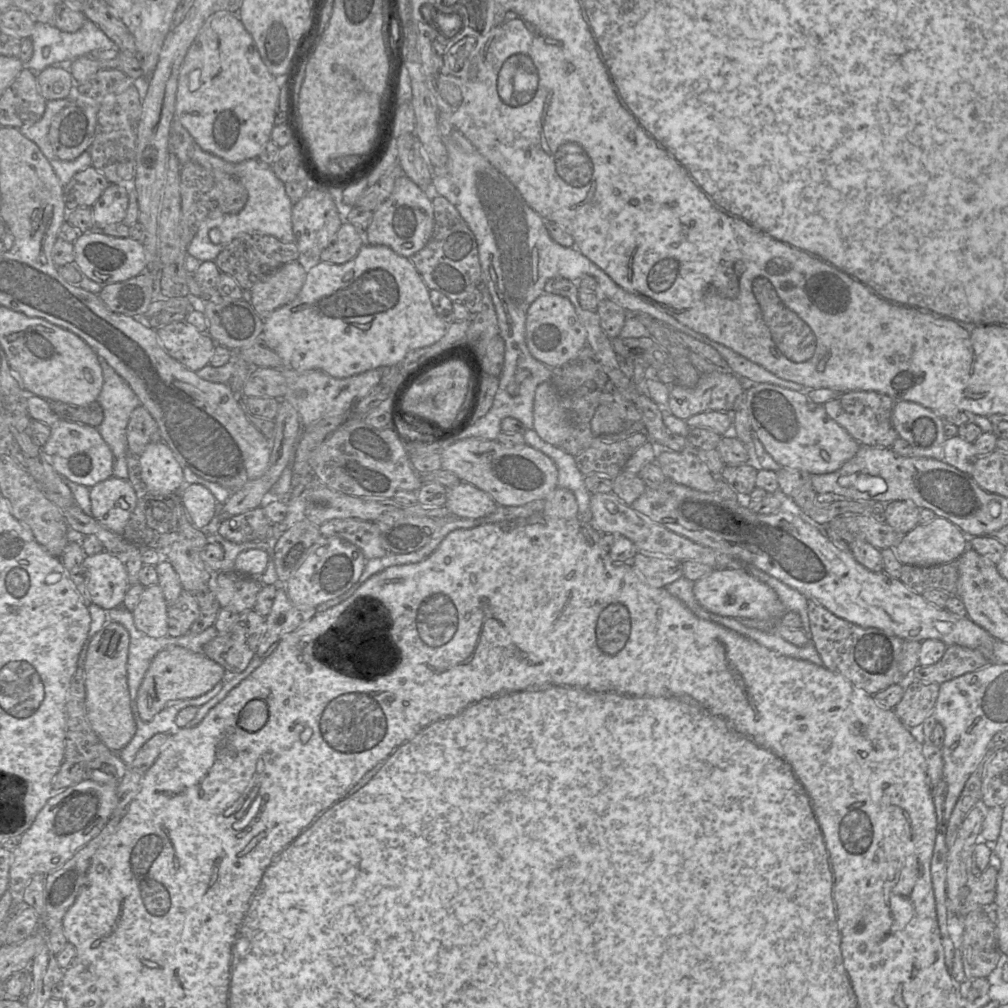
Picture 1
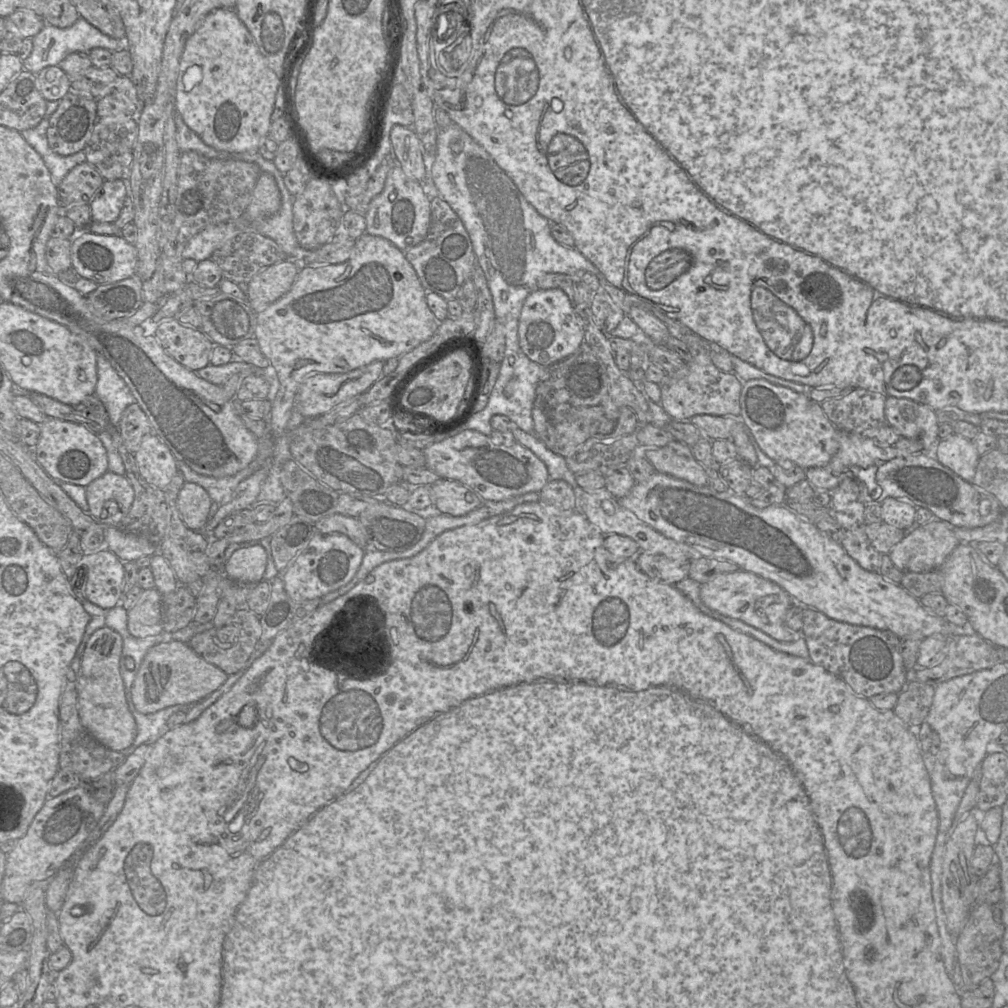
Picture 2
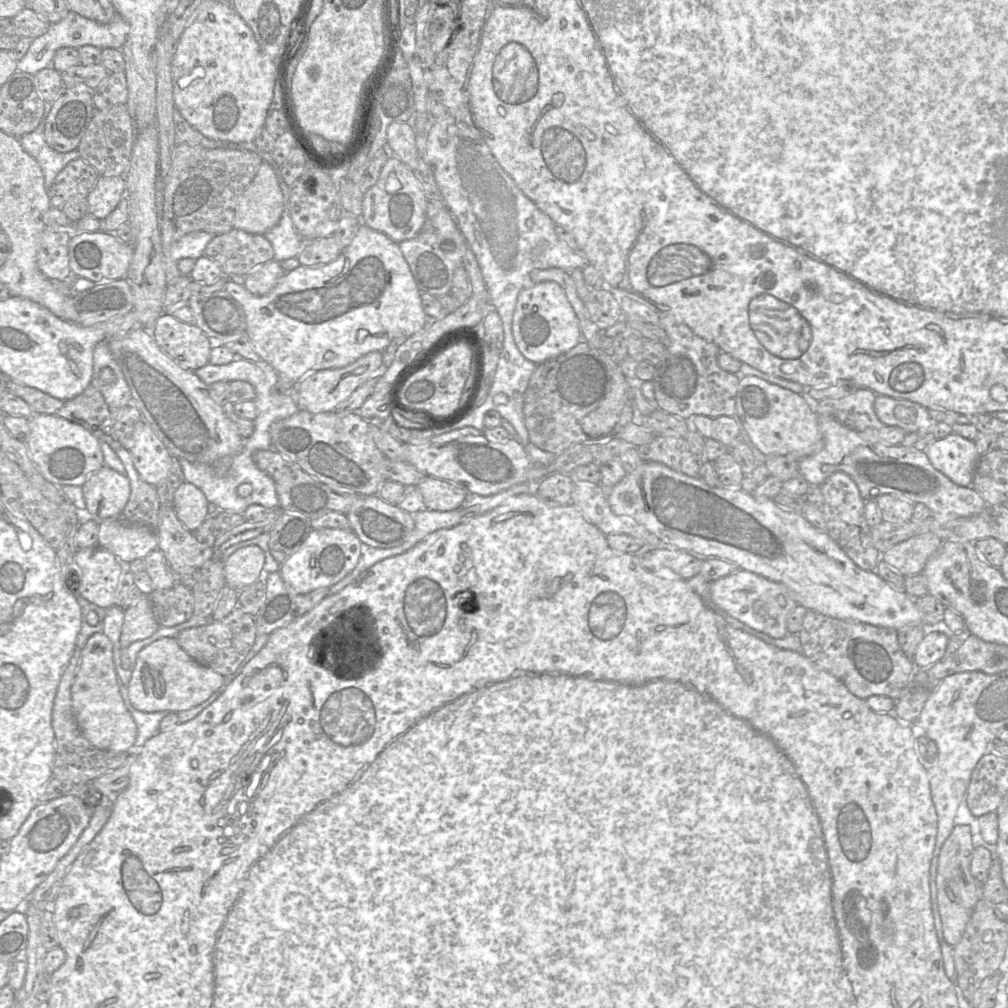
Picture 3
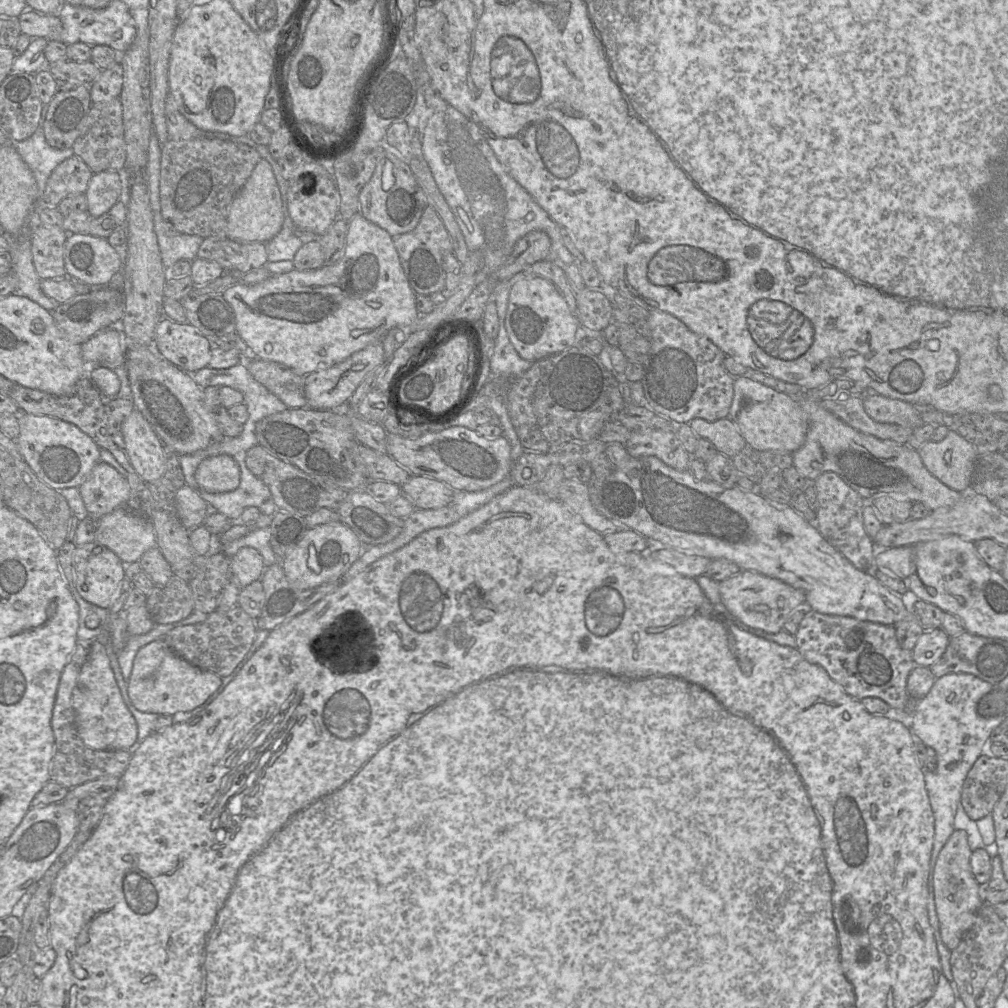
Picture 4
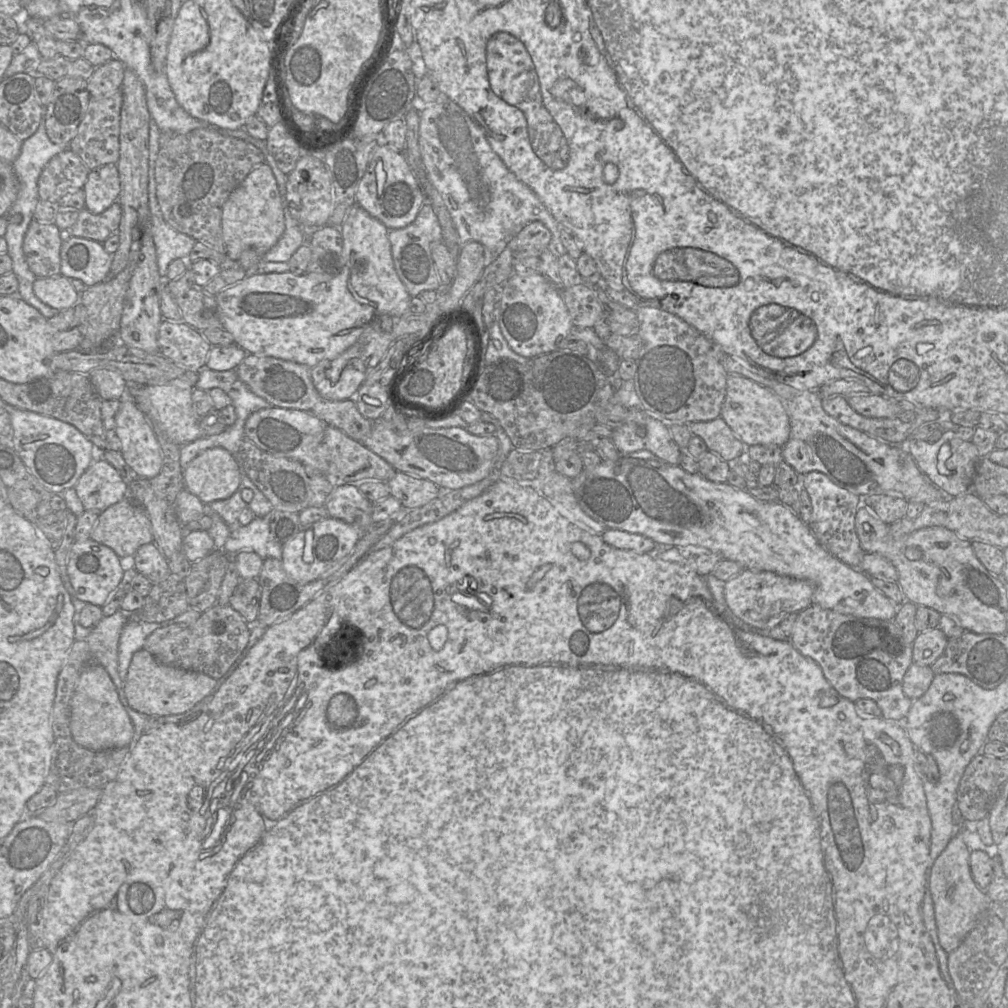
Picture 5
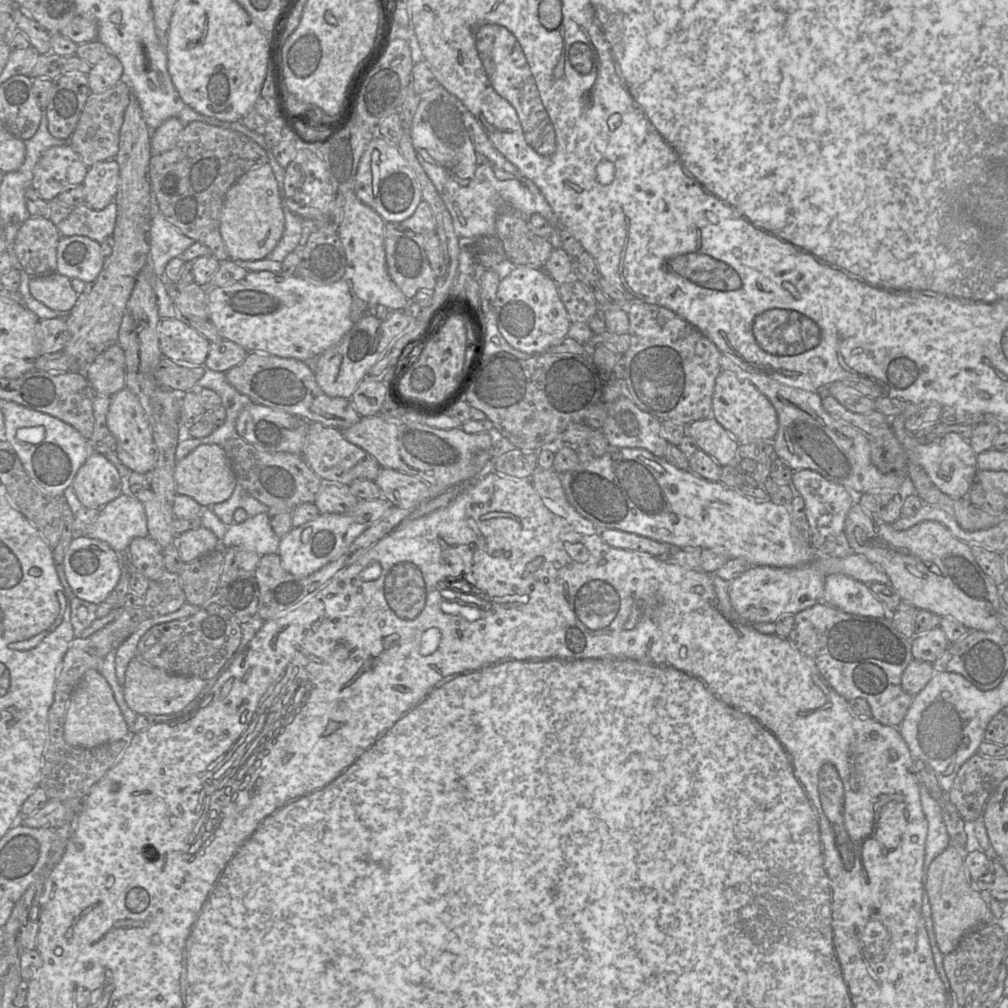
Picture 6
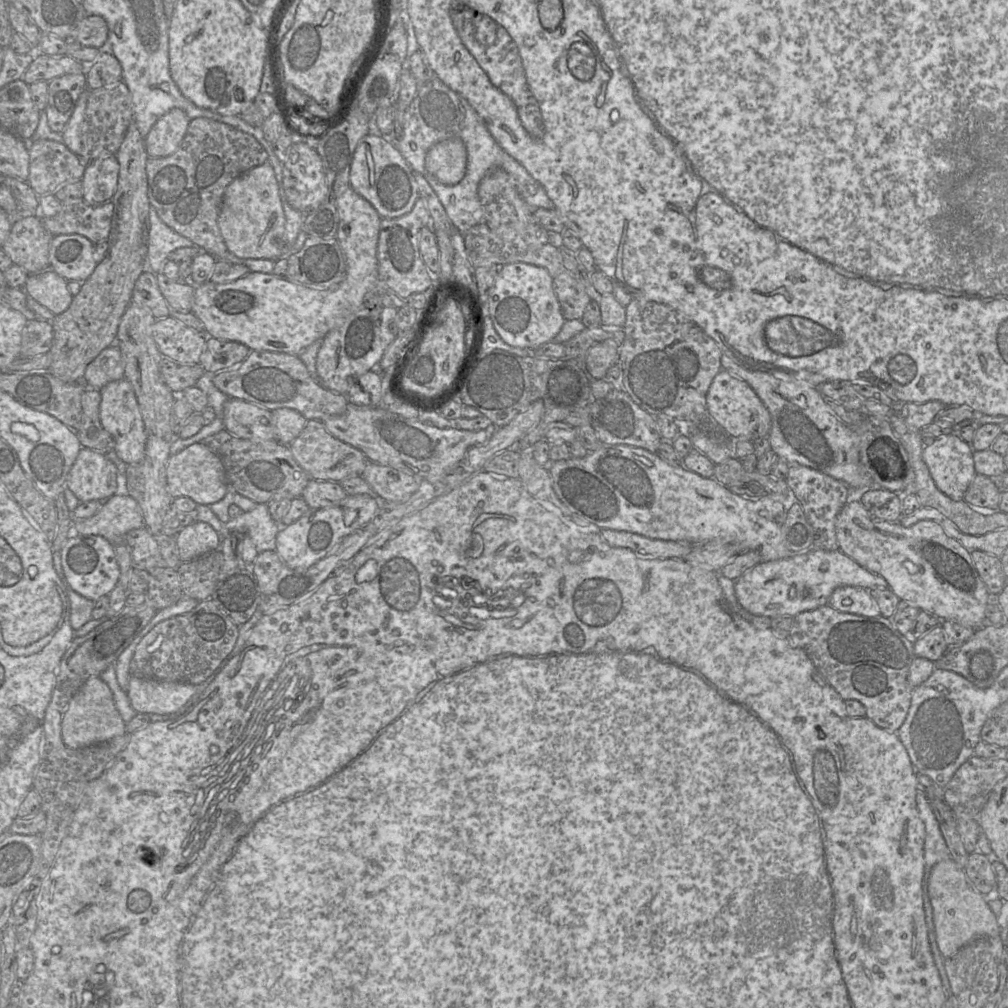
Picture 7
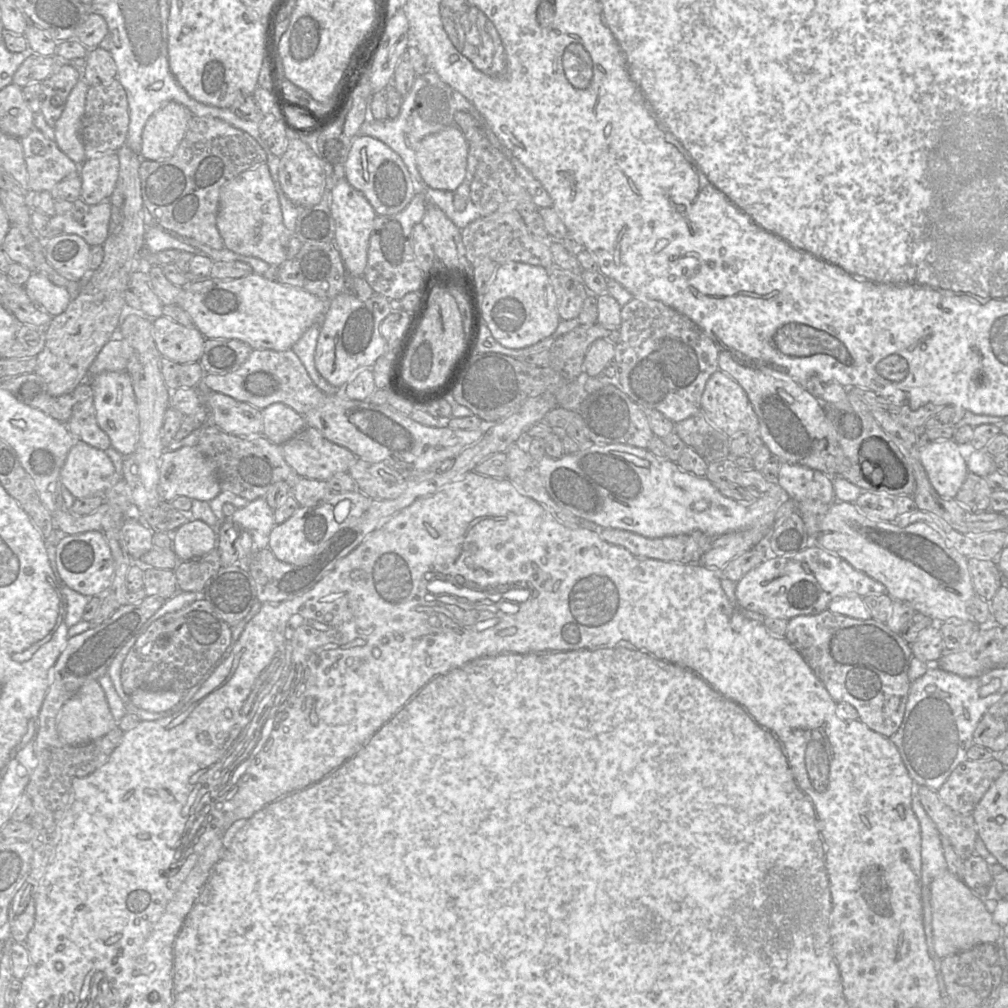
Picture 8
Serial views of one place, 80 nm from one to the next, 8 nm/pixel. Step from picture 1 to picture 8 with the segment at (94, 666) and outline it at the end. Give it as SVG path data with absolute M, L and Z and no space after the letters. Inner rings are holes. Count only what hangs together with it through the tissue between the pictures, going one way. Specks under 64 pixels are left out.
M96 680L85 683L63 705L57 717L59 737L70 746L79 746L98 739L116 726L117 722L113 718L104 690Z

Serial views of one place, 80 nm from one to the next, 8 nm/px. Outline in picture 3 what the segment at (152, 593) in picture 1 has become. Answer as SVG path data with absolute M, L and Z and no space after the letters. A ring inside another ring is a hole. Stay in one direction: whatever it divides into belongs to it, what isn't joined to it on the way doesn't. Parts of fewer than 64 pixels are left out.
M142 595L137 602L124 611L120 647L126 649L133 642L151 637L159 627L148 595Z

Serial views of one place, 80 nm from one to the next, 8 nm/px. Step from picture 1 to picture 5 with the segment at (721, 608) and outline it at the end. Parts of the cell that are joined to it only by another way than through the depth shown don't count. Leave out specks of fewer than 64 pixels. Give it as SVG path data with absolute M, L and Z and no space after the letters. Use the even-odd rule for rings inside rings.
M744 569L725 582L724 598L728 609L740 621L758 629L771 629L791 613L799 613L812 604L815 585L807 580L781 576L768 571Z

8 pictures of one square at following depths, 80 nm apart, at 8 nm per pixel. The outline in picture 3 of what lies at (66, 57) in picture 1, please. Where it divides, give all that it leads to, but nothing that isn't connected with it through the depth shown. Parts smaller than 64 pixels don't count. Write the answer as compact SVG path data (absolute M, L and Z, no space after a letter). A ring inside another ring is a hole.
M69 11L61 21L50 24L43 35L33 39L26 55L18 61L17 71L33 75L37 74L39 71L52 66L56 51L63 47L79 48L91 45L101 50L105 48L122 49L129 31L130 27L128 22L120 15L116 15L109 23L99 23L73 11Z

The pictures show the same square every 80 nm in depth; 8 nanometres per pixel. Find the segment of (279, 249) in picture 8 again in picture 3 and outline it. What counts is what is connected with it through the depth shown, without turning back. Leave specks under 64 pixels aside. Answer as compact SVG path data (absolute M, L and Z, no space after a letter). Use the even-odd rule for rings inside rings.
M262 161L256 176L239 197L233 228L264 235L283 213L283 193L269 163Z

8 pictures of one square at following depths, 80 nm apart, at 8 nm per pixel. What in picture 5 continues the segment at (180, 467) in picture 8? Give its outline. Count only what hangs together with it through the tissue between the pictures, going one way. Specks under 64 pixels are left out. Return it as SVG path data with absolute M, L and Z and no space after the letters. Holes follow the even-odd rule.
M223 447L209 448L183 470L184 488L204 504L231 497L240 485L239 465Z

